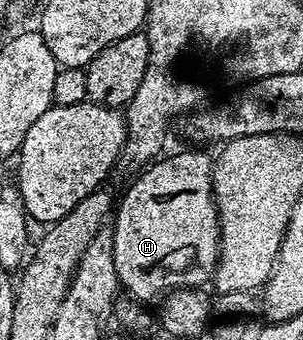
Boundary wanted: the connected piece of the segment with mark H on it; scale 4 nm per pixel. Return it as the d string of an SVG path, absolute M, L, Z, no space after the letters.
M139 178L132 182L132 187L123 195L123 200L118 200L117 210L114 212L113 230L113 261L117 269L117 277L119 278L119 286L132 299L138 301L148 301L147 299L158 300L160 297L166 296L168 291L174 291L181 287L194 287L196 289L204 286L203 282L210 280L215 274L215 263L219 259L219 218L217 217L217 209L215 208L215 198L211 192L211 183L142 183Z

